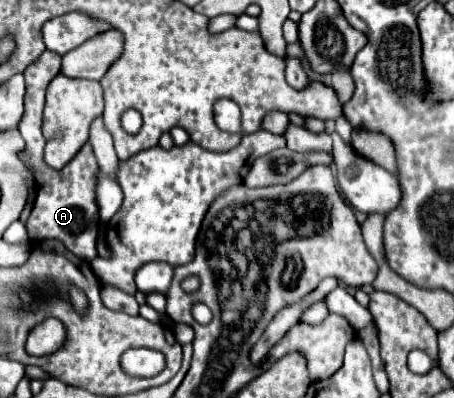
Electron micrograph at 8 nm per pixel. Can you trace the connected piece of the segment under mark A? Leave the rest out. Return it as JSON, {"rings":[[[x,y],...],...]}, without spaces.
{"rings":[[[46,50],[34,64],[24,70],[26,78],[26,100],[24,100],[24,116],[20,120],[20,134],[26,142],[26,148],[20,152],[20,160],[30,168],[34,174],[36,184],[36,200],[32,214],[26,222],[26,230],[32,242],[56,238],[64,242],[64,246],[76,254],[78,258],[90,262],[98,256],[96,252],[96,238],[98,238],[98,202],[96,202],[96,186],[98,186],[98,172],[100,166],[96,162],[92,144],[86,142],[82,150],[74,156],[74,160],[64,166],[62,170],[50,168],[44,158],[44,136],[42,136],[42,110],[44,110],[44,94],[50,80],[60,72],[60,56]]]}

